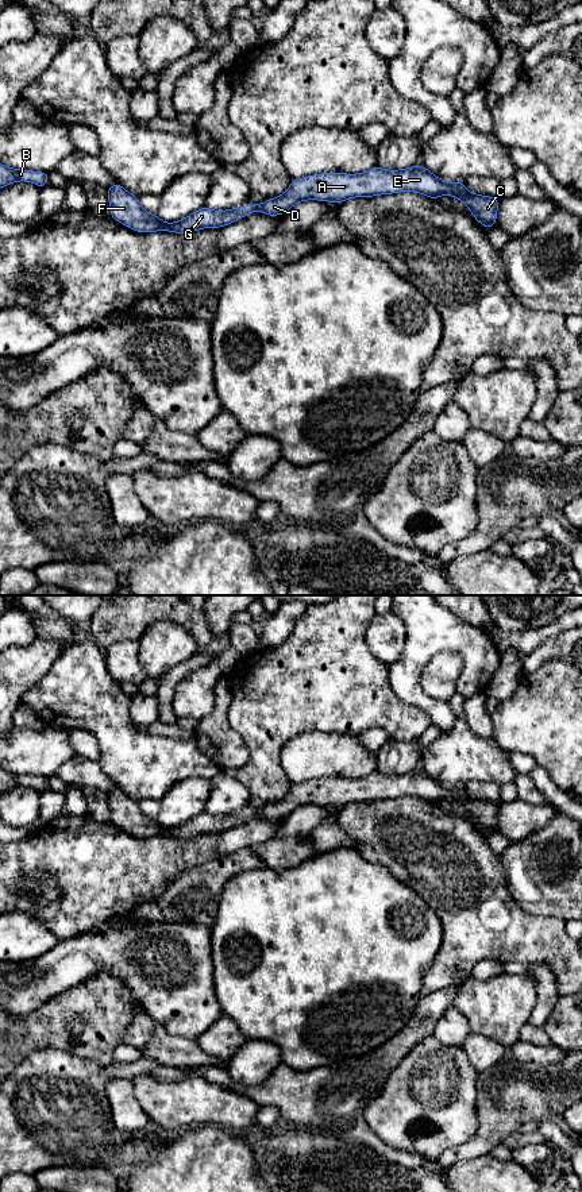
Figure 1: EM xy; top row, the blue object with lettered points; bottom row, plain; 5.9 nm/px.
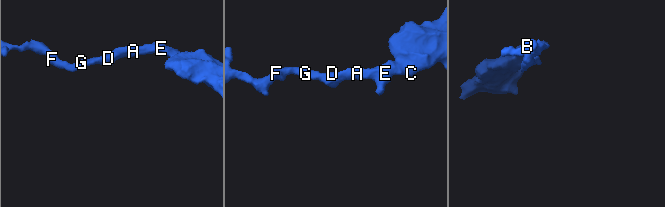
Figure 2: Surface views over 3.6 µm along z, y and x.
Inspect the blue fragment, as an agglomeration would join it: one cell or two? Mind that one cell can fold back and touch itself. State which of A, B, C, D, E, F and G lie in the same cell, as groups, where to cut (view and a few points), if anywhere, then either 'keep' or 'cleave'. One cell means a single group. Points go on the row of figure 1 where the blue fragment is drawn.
A B C D E F G | no cut | keep

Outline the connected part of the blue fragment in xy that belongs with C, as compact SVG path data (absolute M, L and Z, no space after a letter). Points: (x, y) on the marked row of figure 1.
M416 165L402 170L385 170L378 166L361 174L324 173L293 180L289 189L263 204L248 204L243 208L212 211L207 207L177 223L165 223L157 215L146 212L138 197L120 184L108 188L111 217L138 232L170 231L185 234L201 228L221 228L230 223L261 211L270 216L284 215L304 200L332 201L339 204L351 197L373 197L397 192L417 192L436 200L442 194L458 197L483 227L494 227L498 200L469 192L463 182L446 182L424 166Z

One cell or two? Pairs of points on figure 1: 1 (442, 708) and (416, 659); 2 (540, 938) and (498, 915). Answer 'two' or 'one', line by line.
1: one
2: one

